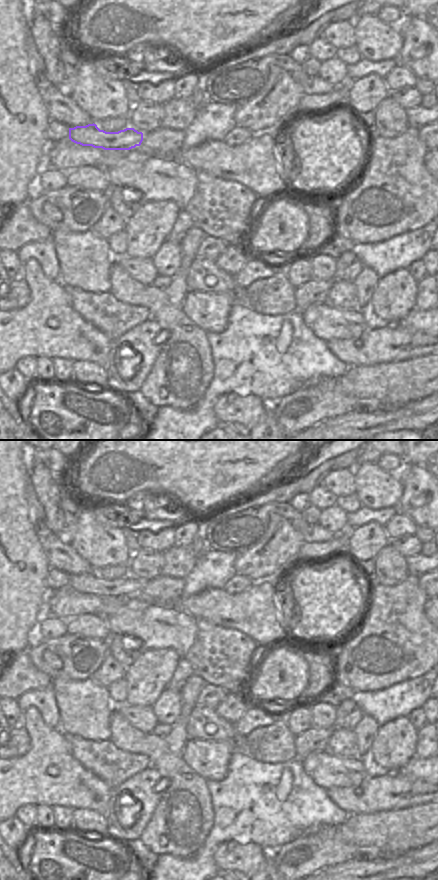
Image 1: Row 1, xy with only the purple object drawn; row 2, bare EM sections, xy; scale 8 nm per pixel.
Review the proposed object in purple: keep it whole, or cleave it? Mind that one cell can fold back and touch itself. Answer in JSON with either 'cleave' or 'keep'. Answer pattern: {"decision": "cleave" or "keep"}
{"decision": "keep"}

